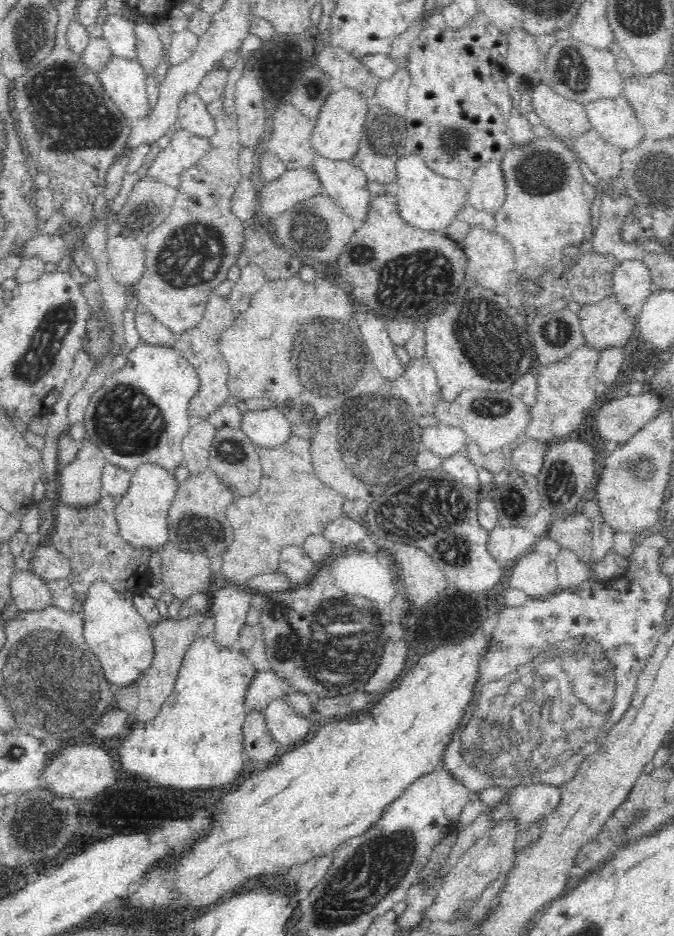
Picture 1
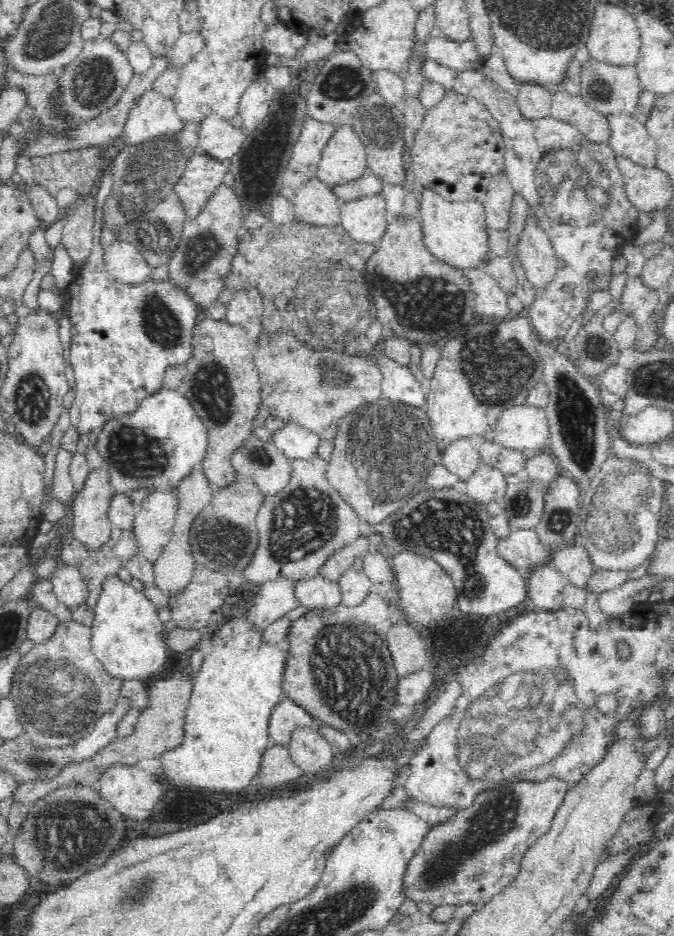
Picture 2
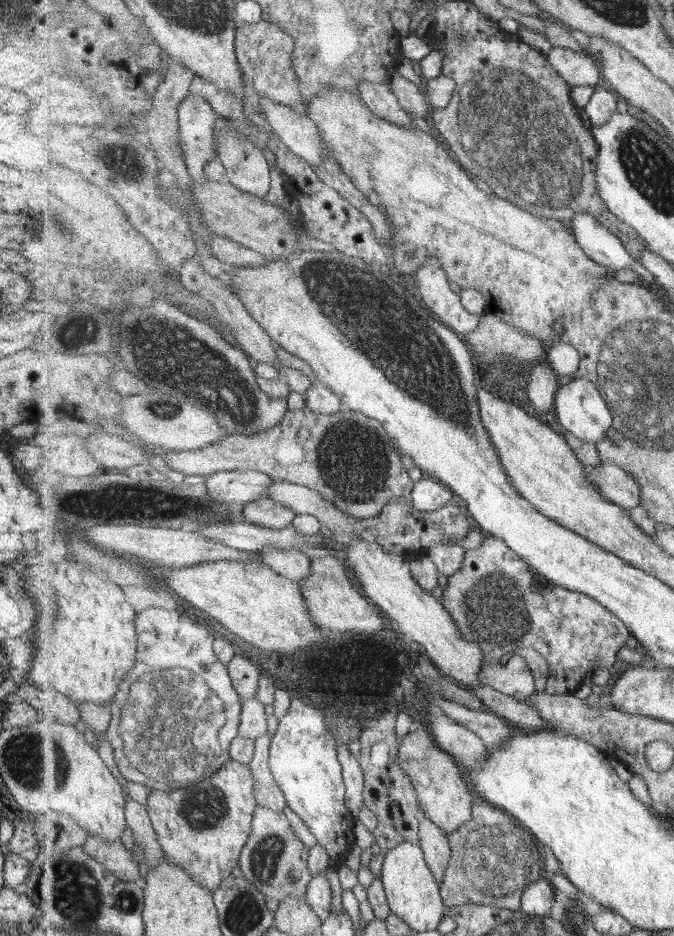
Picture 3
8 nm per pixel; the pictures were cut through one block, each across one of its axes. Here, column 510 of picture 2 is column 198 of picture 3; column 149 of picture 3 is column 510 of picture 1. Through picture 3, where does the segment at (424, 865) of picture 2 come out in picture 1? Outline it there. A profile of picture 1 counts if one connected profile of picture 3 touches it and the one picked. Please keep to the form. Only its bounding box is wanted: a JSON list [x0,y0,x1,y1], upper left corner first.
[491,783,561,830]

